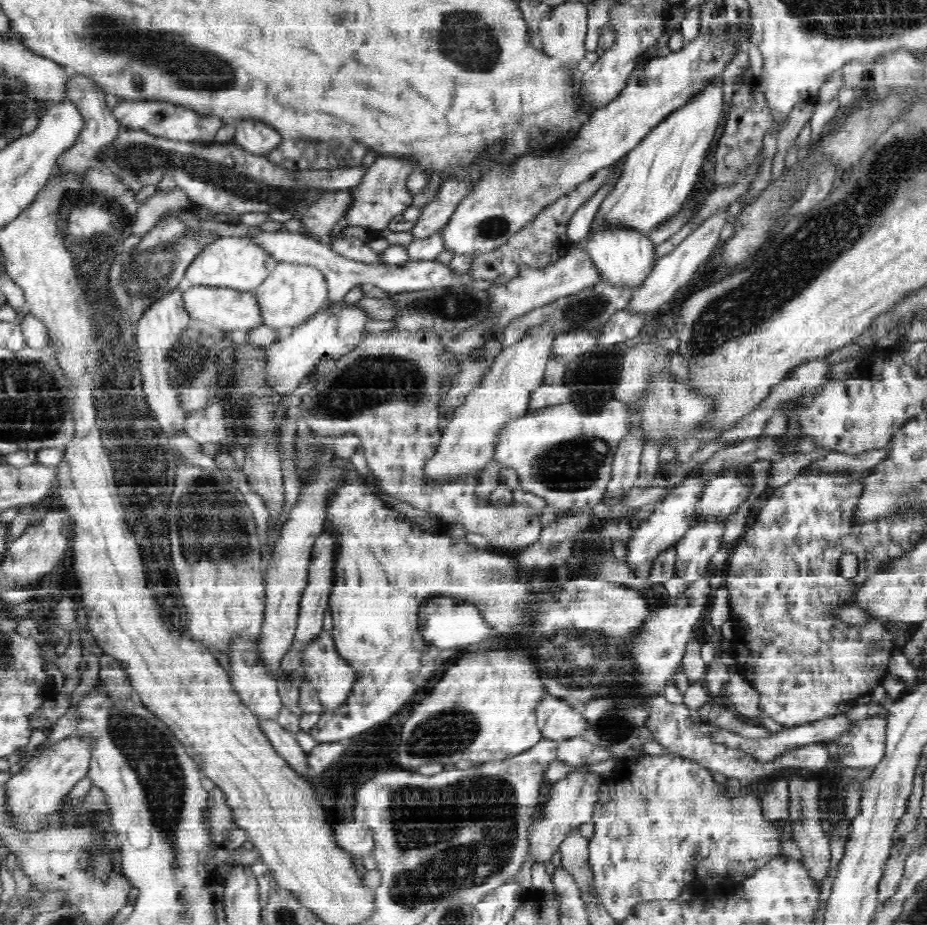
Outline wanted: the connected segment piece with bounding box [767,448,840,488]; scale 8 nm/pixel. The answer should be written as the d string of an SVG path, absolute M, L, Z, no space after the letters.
M816 448L816 450L812 450L810 454L794 452L790 455L784 455L779 461L775 461L772 463L771 469L769 471L770 475L767 477L767 486L776 488L788 484L790 480L796 478L796 475L799 475L801 472L804 472L806 467L810 466L810 464L812 464L814 461L817 461L820 457L823 457L826 453L829 453L830 451L836 451L836 453L840 453L837 452L837 450L831 450L828 448Z

